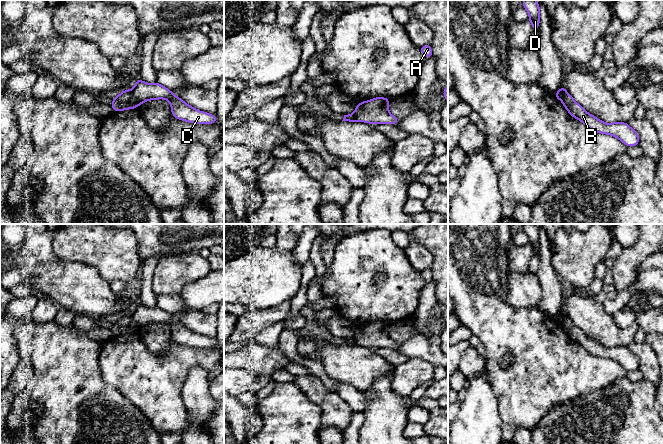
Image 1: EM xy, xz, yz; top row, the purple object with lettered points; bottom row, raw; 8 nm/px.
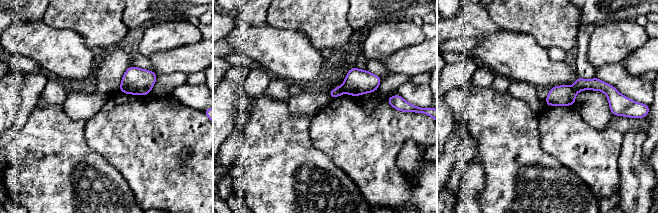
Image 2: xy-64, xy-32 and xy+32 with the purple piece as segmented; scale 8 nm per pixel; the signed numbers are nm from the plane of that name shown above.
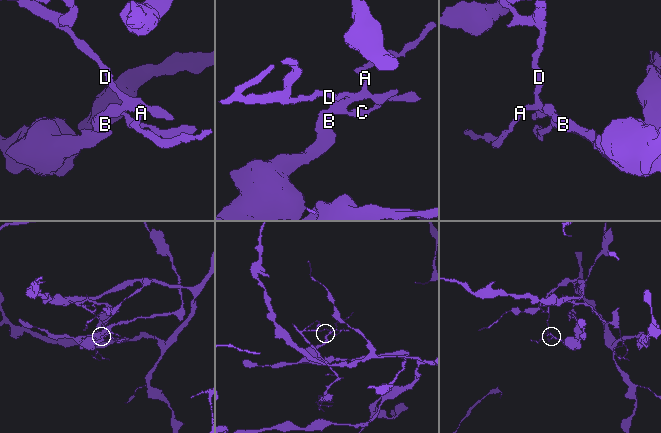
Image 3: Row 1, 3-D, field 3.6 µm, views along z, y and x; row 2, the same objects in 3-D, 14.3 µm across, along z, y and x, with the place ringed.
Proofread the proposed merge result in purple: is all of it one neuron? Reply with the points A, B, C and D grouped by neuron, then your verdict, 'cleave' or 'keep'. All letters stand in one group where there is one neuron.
A C D / B; cleave

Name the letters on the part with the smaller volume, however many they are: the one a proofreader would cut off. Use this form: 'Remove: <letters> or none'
Remove: A, C, D

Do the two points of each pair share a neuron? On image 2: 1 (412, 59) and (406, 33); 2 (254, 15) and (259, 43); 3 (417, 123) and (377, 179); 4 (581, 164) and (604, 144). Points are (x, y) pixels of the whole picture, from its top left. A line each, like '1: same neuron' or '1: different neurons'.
1: different neurons
2: different neurons
3: same neuron
4: same neuron

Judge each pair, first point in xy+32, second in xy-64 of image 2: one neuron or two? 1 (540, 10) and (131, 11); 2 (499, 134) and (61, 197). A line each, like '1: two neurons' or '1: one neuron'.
1: two neurons
2: one neuron

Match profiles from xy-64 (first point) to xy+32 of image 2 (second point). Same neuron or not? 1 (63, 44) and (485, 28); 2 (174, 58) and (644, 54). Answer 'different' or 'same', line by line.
1: different
2: same

